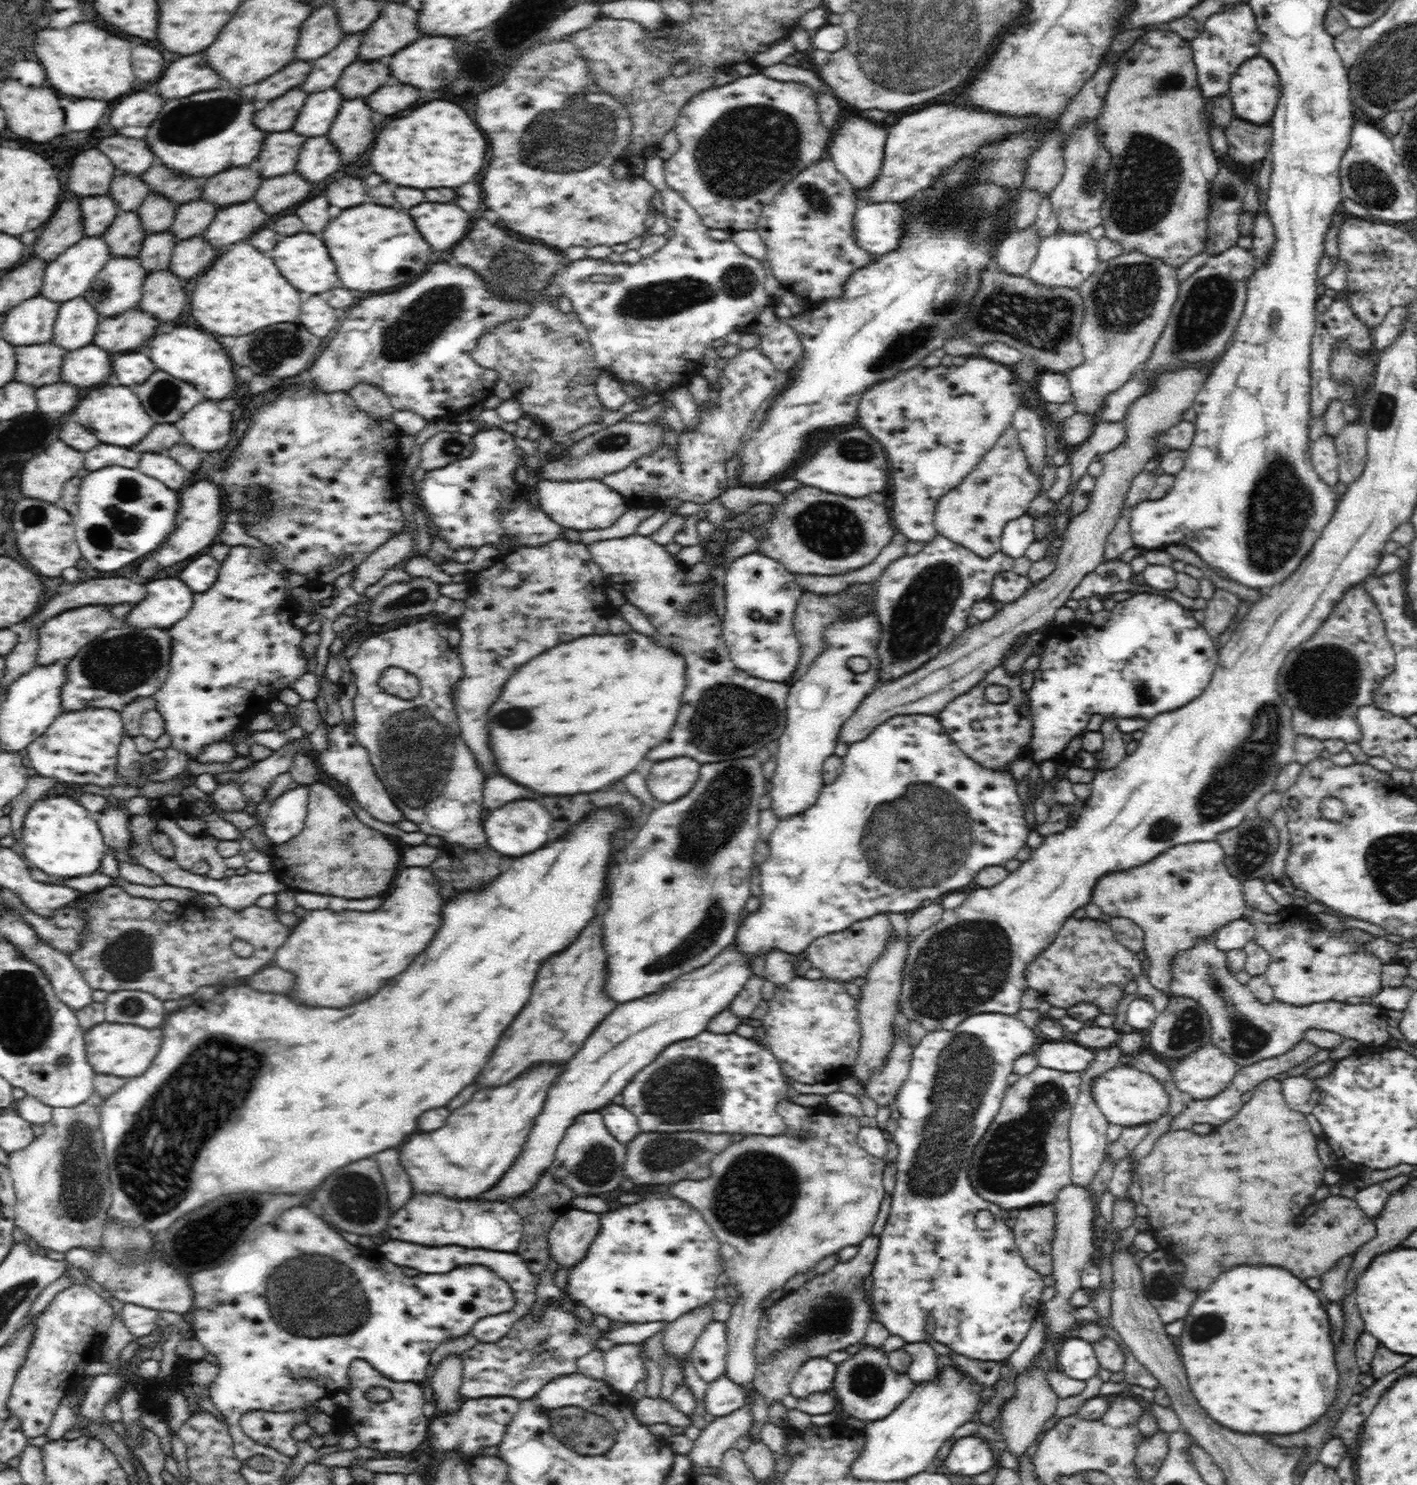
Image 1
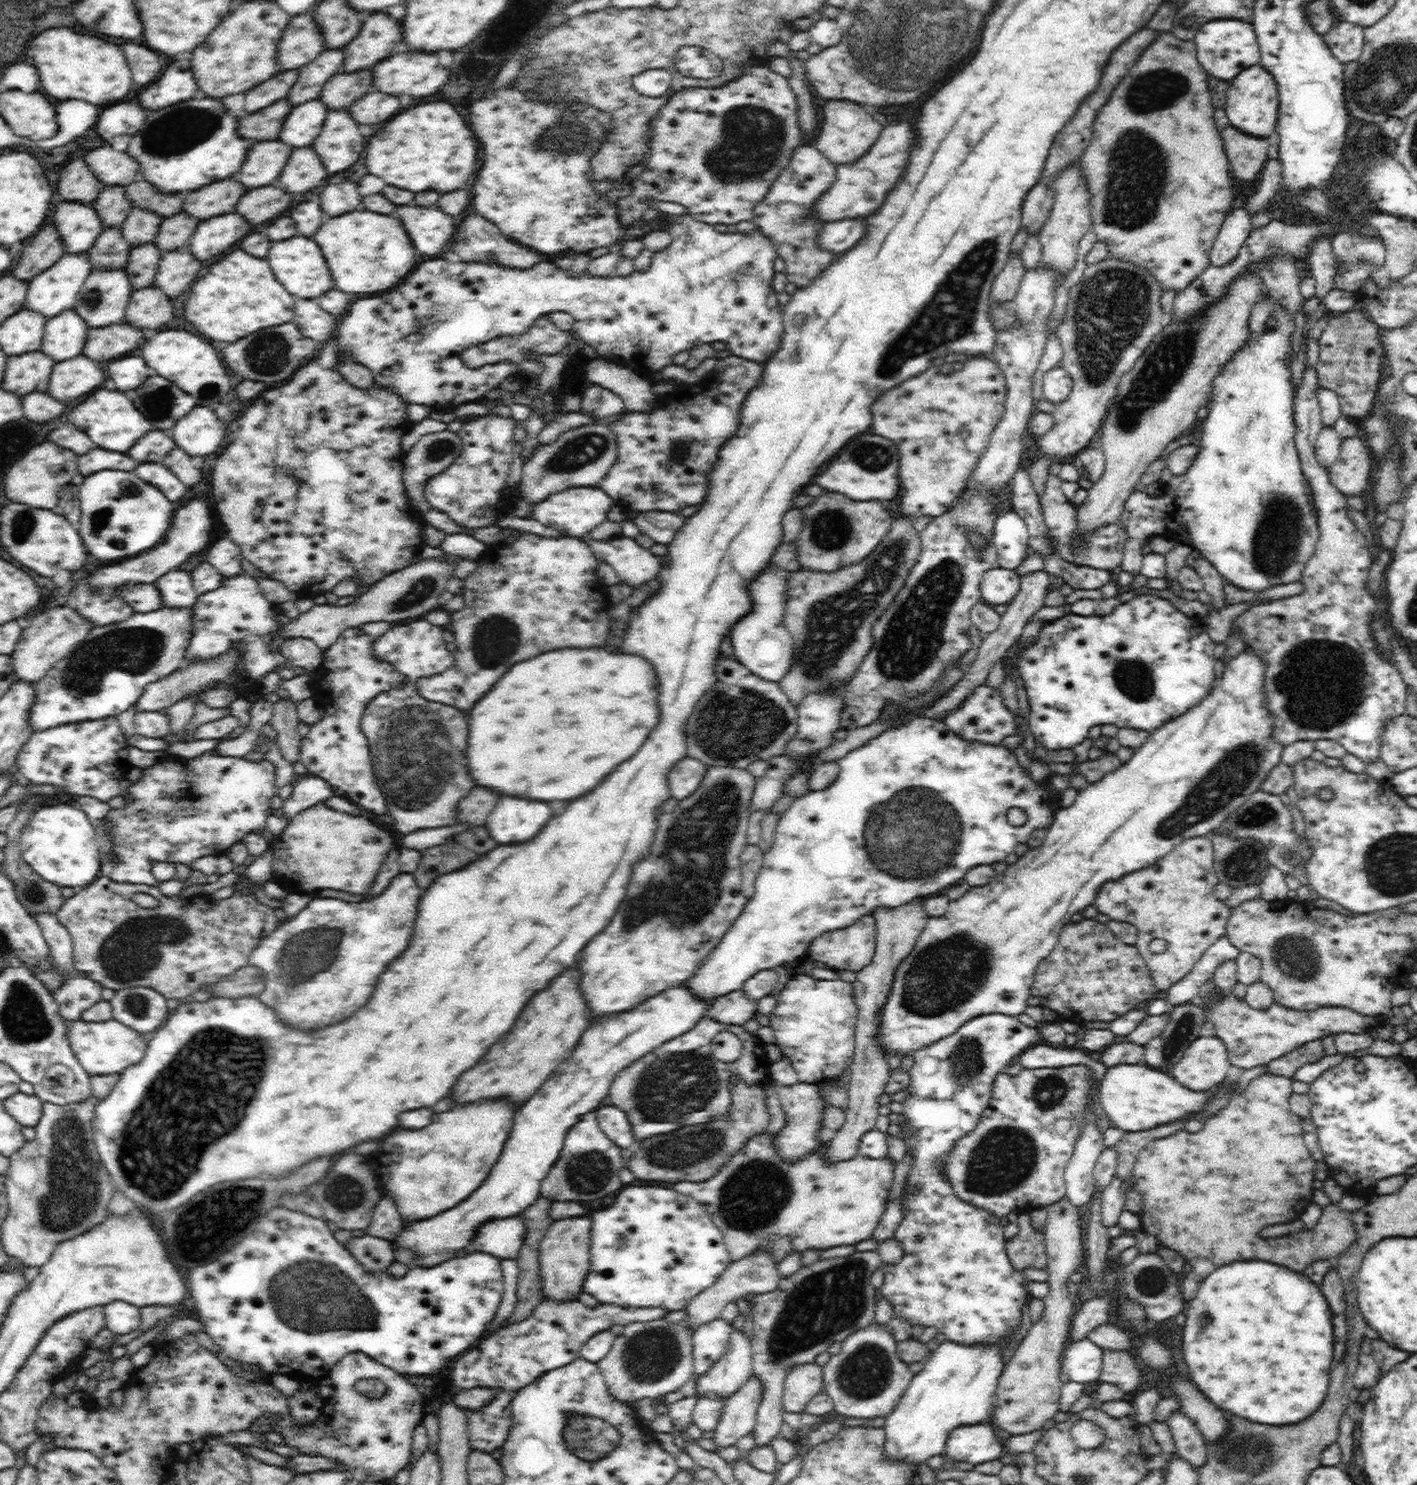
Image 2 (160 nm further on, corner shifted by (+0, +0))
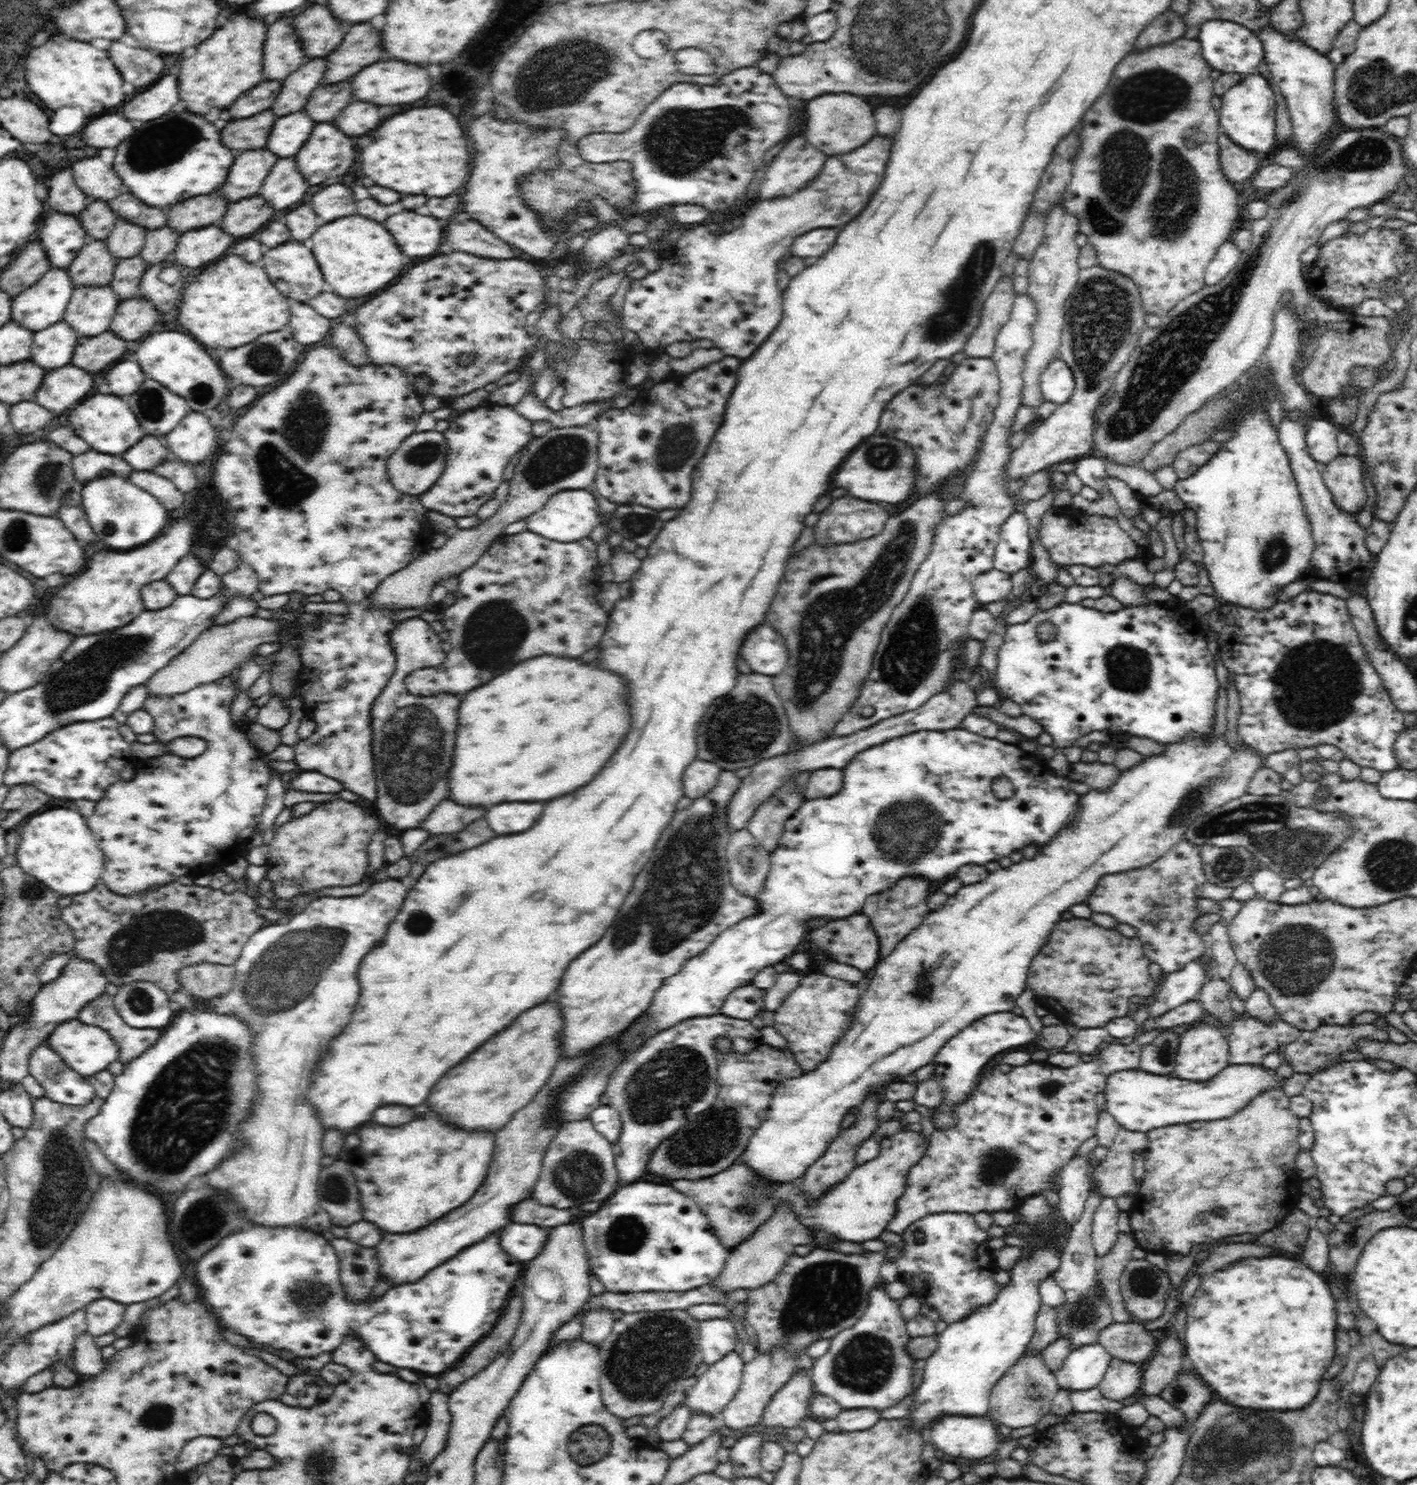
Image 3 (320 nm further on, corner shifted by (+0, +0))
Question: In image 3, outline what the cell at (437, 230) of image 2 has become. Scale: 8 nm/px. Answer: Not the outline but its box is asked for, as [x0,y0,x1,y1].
[384,210,446,258]

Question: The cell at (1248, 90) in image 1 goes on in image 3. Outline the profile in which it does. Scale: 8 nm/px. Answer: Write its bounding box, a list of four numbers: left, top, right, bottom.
[1217,72,1276,155]

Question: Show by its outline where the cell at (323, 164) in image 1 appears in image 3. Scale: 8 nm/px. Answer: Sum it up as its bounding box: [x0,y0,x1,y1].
[259,158,308,210]

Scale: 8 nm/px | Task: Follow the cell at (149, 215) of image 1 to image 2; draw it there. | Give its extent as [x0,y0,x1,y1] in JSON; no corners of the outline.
[121,208,164,247]

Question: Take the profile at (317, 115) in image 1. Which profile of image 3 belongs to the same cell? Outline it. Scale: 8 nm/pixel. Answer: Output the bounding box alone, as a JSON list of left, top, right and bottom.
[266,110,315,159]

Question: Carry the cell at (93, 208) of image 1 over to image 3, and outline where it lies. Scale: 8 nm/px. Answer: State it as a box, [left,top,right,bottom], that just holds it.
[38,211,90,268]

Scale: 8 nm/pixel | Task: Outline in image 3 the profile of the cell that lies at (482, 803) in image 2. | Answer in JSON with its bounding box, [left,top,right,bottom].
[419,800,484,835]

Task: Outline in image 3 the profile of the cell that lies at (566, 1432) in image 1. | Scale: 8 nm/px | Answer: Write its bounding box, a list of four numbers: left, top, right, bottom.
[569,1424,612,1467]

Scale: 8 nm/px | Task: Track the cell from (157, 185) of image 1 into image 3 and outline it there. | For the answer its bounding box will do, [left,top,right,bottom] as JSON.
[108,192,168,231]

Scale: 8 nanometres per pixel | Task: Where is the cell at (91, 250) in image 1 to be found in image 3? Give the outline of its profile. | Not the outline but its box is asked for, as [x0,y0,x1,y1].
[11,268,74,333]

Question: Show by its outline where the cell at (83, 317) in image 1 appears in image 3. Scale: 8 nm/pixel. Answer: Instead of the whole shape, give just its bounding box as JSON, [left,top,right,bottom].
[29,320,77,371]

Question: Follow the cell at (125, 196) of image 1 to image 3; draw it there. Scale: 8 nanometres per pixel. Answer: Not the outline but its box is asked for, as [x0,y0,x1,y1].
[78,200,118,240]

